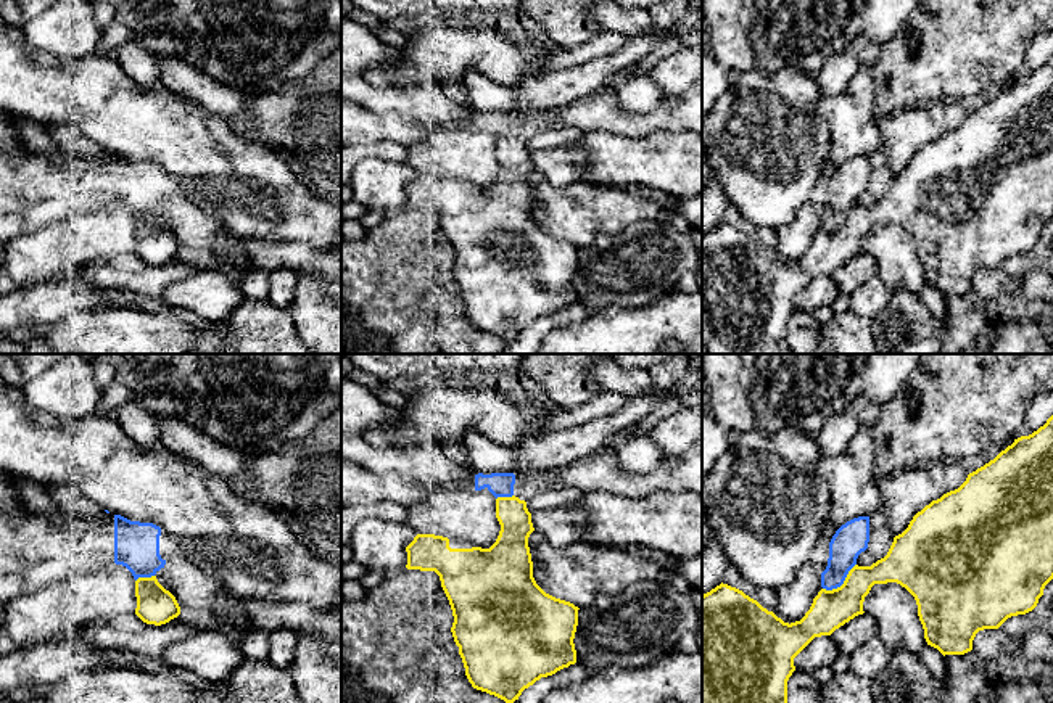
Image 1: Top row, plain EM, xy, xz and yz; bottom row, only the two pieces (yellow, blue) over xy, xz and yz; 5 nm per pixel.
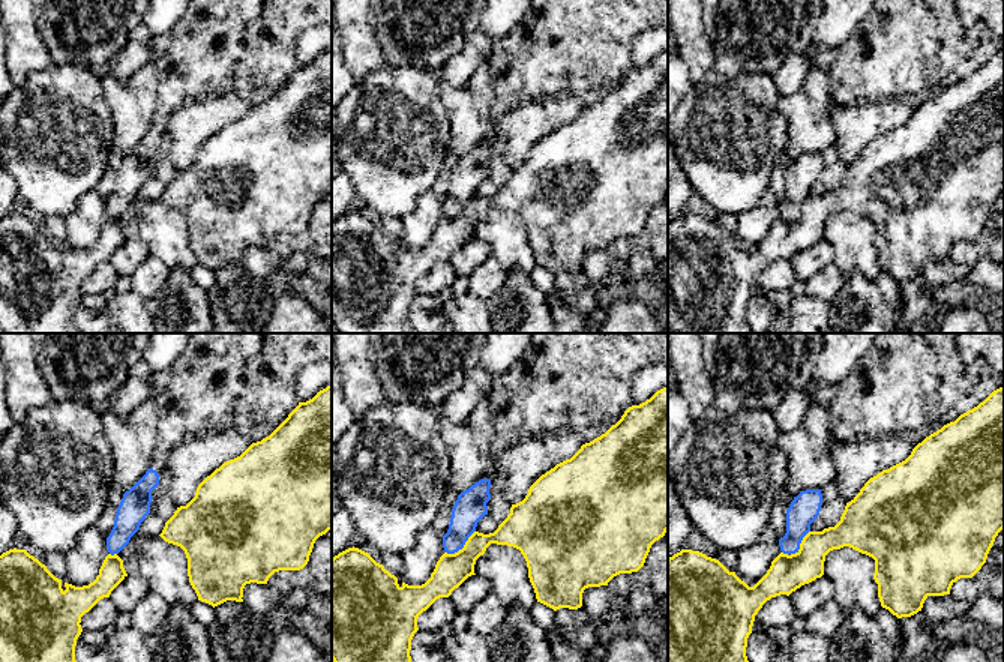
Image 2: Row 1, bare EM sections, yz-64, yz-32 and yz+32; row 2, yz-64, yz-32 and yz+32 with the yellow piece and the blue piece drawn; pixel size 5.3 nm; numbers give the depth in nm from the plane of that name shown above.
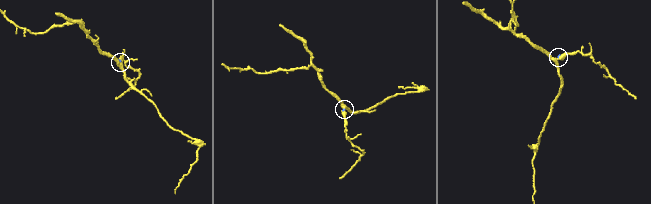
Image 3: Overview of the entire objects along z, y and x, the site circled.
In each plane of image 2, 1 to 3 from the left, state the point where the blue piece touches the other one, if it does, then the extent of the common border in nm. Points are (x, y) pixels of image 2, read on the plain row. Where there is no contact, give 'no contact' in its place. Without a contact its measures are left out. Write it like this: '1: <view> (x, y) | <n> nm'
1: yz-64 (114, 218) | 40 nm
2: yz-32 (462, 212) | 200 nm
3: yz+32 (800, 207) | 170 nm

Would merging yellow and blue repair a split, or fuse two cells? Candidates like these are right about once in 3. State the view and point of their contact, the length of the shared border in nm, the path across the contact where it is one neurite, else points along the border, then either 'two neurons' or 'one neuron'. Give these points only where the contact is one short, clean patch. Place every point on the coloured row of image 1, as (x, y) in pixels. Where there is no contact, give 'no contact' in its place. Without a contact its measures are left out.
yz (844, 583) | 220 nm | along yz (855, 563), (839, 586), (823, 589) | two neurons

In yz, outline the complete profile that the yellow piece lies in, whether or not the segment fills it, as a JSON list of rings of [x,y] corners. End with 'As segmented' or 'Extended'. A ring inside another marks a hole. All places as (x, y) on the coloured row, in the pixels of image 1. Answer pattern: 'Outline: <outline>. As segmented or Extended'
Outline: [[[1053,415],[1043,426],[1029,436],[1014,439],[1011,446],[1001,450],[993,460],[969,473],[966,481],[955,491],[932,500],[910,521],[908,528],[894,537],[887,555],[871,566],[855,565],[844,584],[837,589],[821,589],[813,598],[810,610],[800,621],[784,623],[773,611],[763,608],[757,600],[745,595],[742,590],[728,584],[720,584],[702,595],[702,703],[787,703],[787,680],[795,671],[794,658],[815,639],[831,635],[836,629],[849,623],[858,615],[863,615],[863,602],[874,584],[897,582],[905,587],[916,600],[918,616],[924,629],[927,645],[945,655],[964,655],[972,650],[972,640],[979,631],[998,629],[1008,618],[1032,611],[1039,598],[1043,595],[1045,586],[1053,579]]]. As segmented

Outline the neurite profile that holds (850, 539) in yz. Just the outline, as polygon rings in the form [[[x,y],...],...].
[[[858,516],[842,524],[829,542],[828,566],[821,573],[821,587],[837,589],[844,584],[857,558],[868,549],[869,516]]]

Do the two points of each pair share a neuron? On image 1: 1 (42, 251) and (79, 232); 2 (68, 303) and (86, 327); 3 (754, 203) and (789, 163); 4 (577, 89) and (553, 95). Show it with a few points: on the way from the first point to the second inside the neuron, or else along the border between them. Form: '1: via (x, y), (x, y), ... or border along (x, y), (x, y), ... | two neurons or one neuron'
1: via (52, 251), (61, 250), (70, 242) | one neuron
2: border along (113, 306), (79, 311), (52, 325) | two neurons
3: via (763, 193), (780, 172) | one neuron
4: via (570, 89), (559, 89) | one neuron

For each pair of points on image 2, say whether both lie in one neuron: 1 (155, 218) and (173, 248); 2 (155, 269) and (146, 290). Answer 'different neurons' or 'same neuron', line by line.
1: same neuron
2: same neuron

